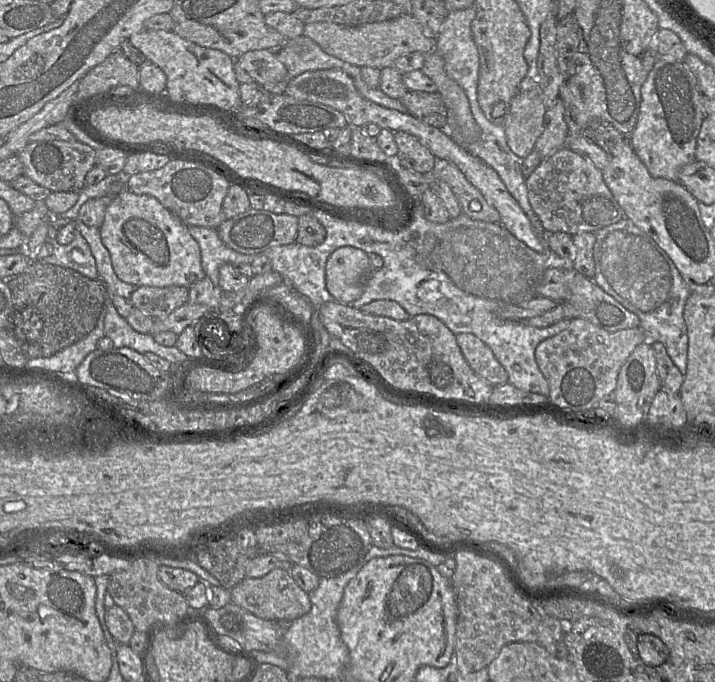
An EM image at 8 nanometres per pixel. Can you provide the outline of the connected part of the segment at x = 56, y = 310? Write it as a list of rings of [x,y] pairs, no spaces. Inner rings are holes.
[[[32,261],[21,274],[5,280],[12,295],[11,331],[28,360],[49,357],[76,343],[96,326],[108,295],[105,283],[70,268]]]

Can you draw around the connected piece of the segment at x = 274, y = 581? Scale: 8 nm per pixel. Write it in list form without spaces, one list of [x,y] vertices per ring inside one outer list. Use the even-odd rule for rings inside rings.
[[[276,568],[261,578],[244,578],[231,590],[231,602],[249,611],[260,619],[288,623],[311,609],[308,593],[292,578],[289,569]]]

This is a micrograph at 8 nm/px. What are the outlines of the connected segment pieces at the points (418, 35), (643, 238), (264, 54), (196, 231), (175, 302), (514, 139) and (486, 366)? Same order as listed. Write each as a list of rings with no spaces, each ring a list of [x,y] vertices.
[[[402,13],[396,18],[357,26],[345,26],[331,22],[305,24],[303,35],[316,42],[324,52],[358,67],[383,69],[391,67],[402,55],[412,52],[428,54],[434,50],[435,37],[427,34],[411,14]]]
[[[626,217],[594,234],[594,283],[638,316],[639,327],[646,339],[661,342],[673,363],[685,376],[688,333],[683,313],[691,291],[679,270],[667,253]]]
[[[269,49],[248,51],[236,61],[262,86],[279,83],[287,76],[285,65]]]
[[[189,226],[188,231],[200,247],[202,269],[210,278],[220,305],[222,291],[218,279],[220,266],[223,264],[251,265],[255,255],[241,254],[227,247],[220,239],[217,229]]]
[[[140,286],[129,300],[154,320],[166,318],[172,311],[188,302],[189,288],[182,286],[151,287]]]
[[[539,85],[512,98],[503,127],[508,147],[519,158],[525,159],[534,150],[544,130],[545,112]]]
[[[470,333],[457,334],[456,341],[465,360],[477,375],[493,386],[508,382],[507,371],[483,341]]]

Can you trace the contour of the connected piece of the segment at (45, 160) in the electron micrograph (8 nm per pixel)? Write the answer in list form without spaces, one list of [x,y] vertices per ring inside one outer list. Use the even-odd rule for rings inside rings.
[[[49,140],[28,143],[17,155],[24,166],[23,175],[51,192],[67,192],[84,187],[85,176],[95,165],[96,150],[77,140]]]

